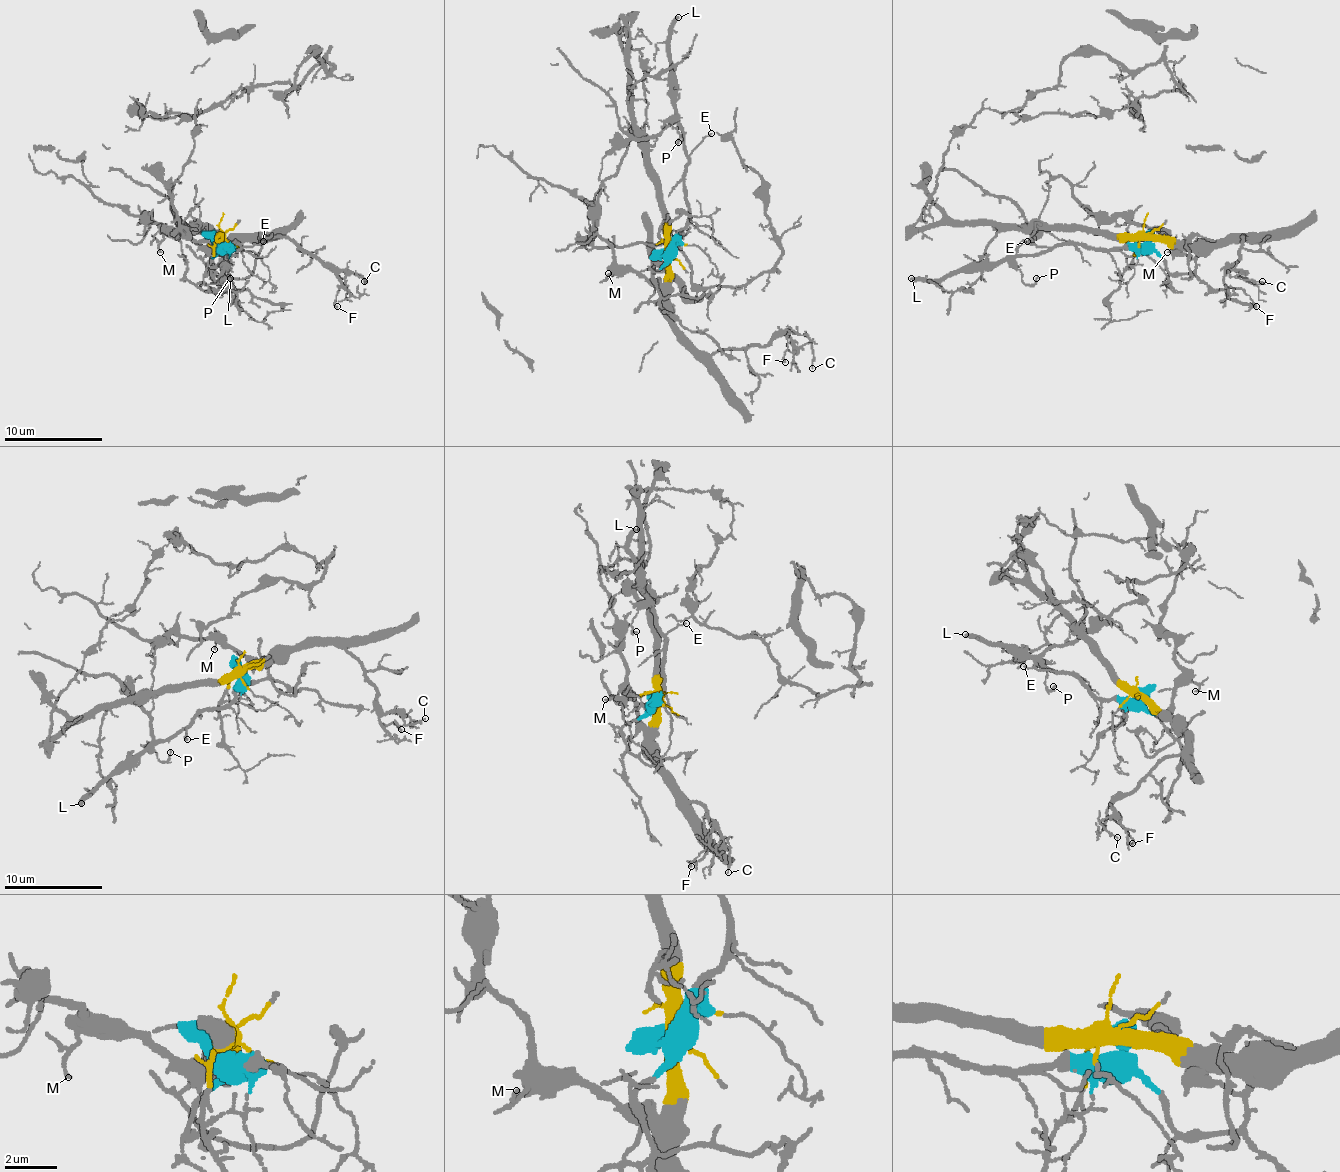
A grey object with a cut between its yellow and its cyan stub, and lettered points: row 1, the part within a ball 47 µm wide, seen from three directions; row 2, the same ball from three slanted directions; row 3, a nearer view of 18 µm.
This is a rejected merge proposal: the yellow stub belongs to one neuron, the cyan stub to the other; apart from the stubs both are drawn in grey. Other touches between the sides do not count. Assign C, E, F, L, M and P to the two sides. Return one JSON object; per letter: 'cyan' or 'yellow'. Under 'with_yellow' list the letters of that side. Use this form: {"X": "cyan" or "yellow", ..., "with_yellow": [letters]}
{"C": "yellow", "E": "cyan", "F": "yellow", "L": "cyan", "M": "yellow", "P": "cyan", "with_yellow": ["C", "F", "M"]}

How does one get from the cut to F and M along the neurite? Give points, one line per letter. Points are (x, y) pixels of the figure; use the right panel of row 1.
F: (1147, 235), (1218, 243), (1245, 240), (1243, 238), (1240, 257), (1223, 275), (1223, 282), (1240, 287), (1255, 306)
M: (1147, 235), (1162, 235), (1174, 248), (1164, 235), (1172, 245), (1167, 252)

